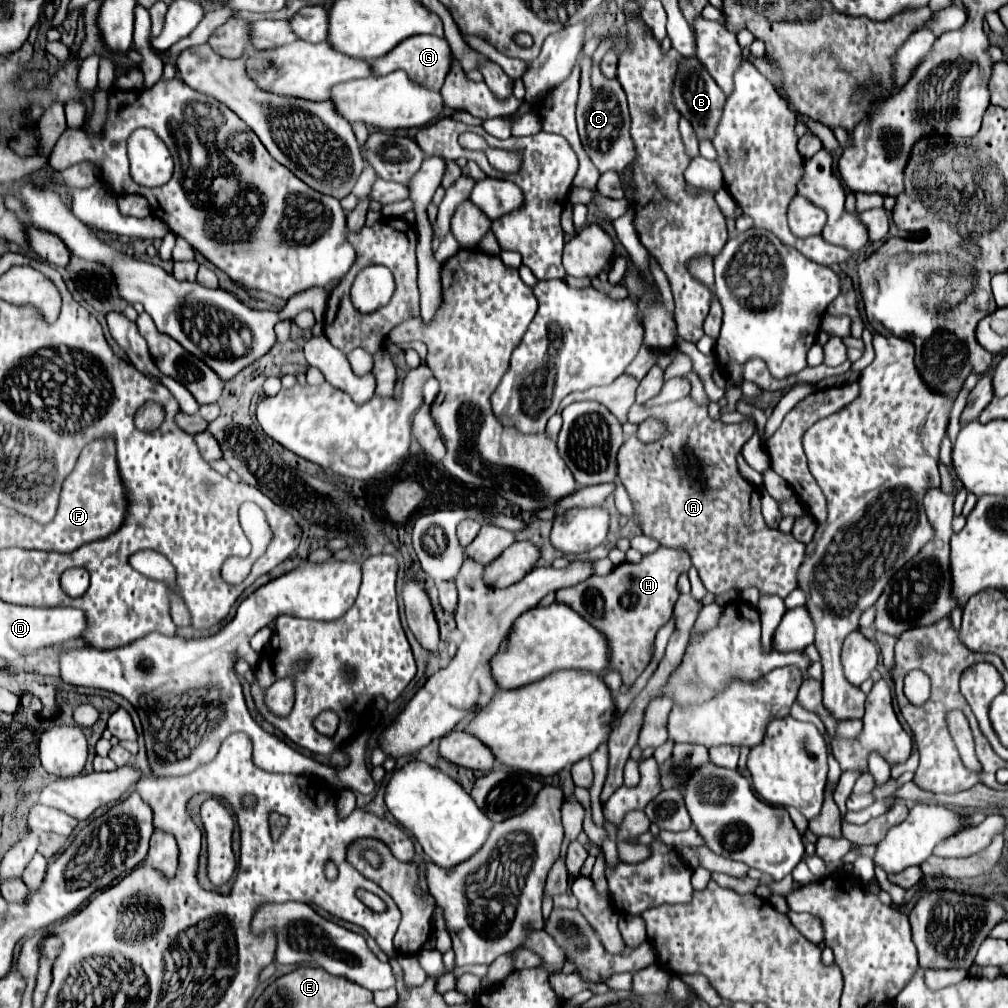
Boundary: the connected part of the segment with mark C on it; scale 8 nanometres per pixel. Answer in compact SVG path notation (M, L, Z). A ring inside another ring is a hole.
M590 57L580 59L582 77L580 77L580 95L576 105L576 121L582 145L598 167L600 173L622 171L628 163L636 159L636 147L630 135L630 113L626 105L626 93L618 81L608 81L602 77L600 67L592 65Z

